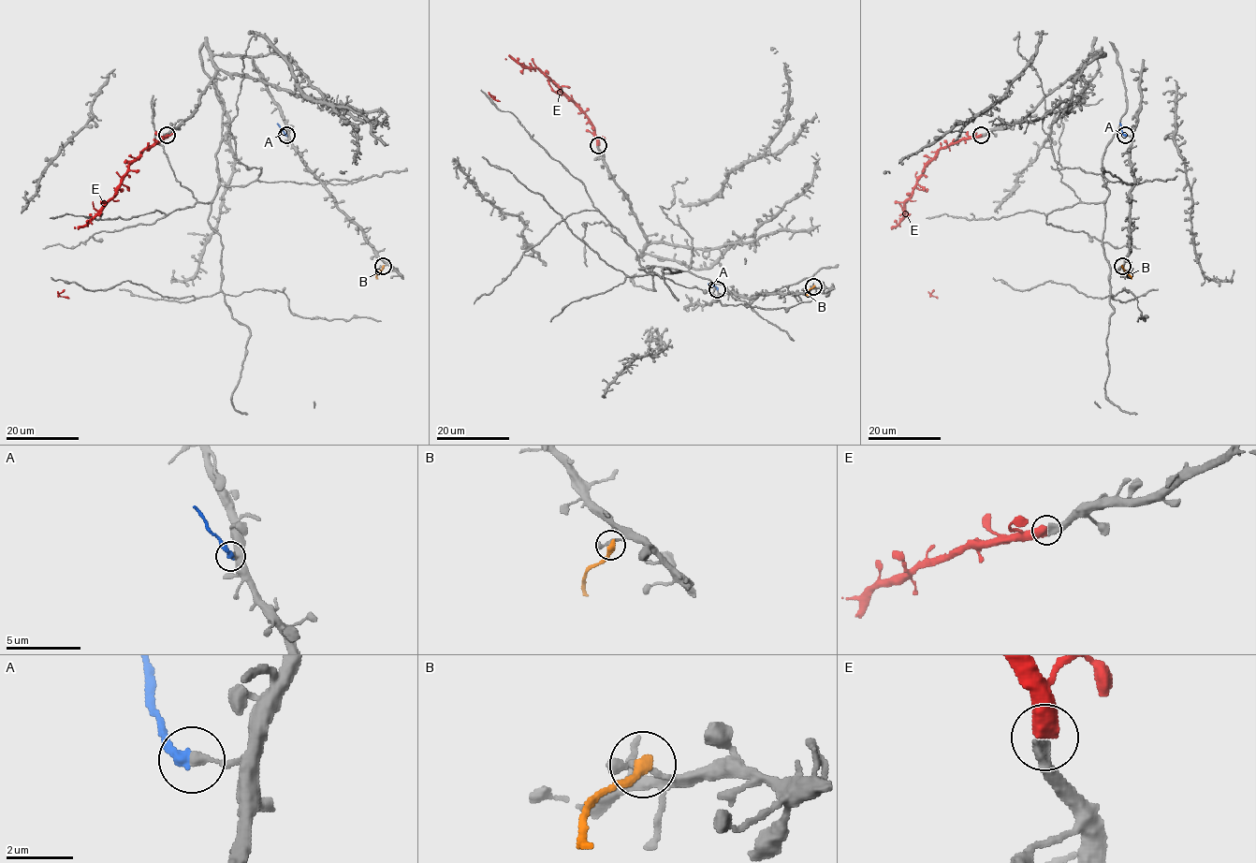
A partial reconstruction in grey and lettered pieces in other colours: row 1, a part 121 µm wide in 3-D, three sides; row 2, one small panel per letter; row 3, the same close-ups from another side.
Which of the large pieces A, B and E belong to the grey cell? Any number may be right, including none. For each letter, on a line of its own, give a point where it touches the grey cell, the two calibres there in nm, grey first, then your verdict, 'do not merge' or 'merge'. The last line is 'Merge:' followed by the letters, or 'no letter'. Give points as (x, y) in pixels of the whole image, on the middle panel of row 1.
A: (717, 289) | 240/360 nm | do not merge
B: (813, 286) | 280/360 nm | do not merge
E: (598, 145) | 440/600 nm | merge
Merge: E

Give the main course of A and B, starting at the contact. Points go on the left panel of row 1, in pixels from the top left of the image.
A: (285, 136), (278, 123)
B: (383, 267), (375, 278)

